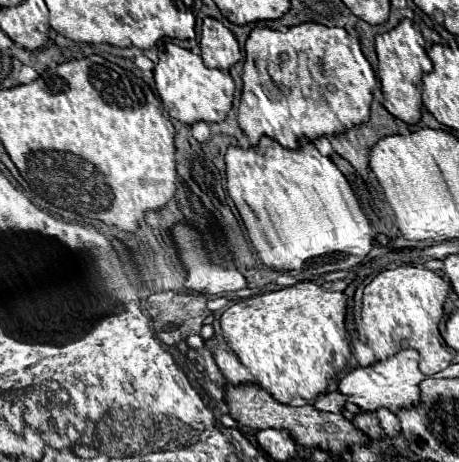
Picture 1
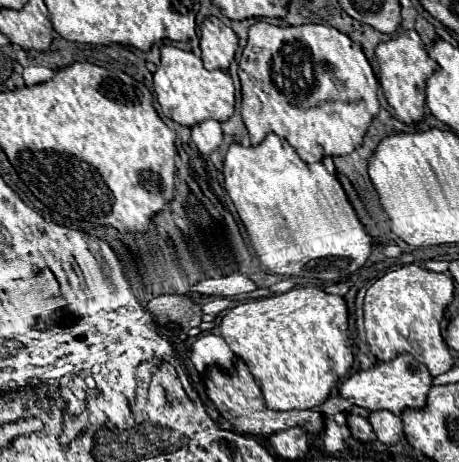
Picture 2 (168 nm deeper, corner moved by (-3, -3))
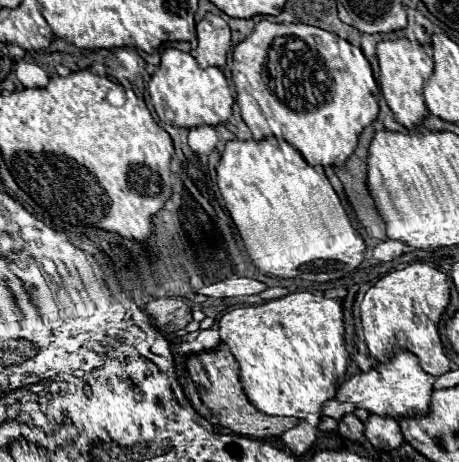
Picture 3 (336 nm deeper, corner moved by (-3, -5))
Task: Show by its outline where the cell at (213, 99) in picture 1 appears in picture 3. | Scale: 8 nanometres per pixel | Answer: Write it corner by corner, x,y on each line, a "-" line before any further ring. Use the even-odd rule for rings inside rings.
166,48
162,54
162,62
156,74
150,78
148,92
154,104
154,110
160,120
168,120
168,110
172,112
172,124
194,128
194,126
218,126
226,124
232,116
232,92
220,68
200,68
198,62
176,48

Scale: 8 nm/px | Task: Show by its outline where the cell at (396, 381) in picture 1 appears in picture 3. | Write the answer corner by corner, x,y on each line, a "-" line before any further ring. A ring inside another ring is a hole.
396,352
396,356
384,364
374,366
368,372
358,372
354,374
350,380
346,380
338,394
336,400
340,402
352,402
358,408
364,408
372,414
380,414
380,416
390,416
394,420
406,418
406,416
422,416
428,412
430,408
430,394
432,394
432,386
434,386
434,376
426,374
416,356
412,352

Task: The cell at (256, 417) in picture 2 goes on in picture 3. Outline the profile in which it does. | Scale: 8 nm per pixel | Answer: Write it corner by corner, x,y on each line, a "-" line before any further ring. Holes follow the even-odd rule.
220,342
212,352
200,352
188,358
188,374
194,380
194,386
200,394
200,400
210,408
210,412
220,420
220,424
240,436
250,438
274,438
284,434
288,428
294,428
300,420
298,418
282,418
282,416
268,416
256,410
244,394
240,382
240,366
230,352
230,348

